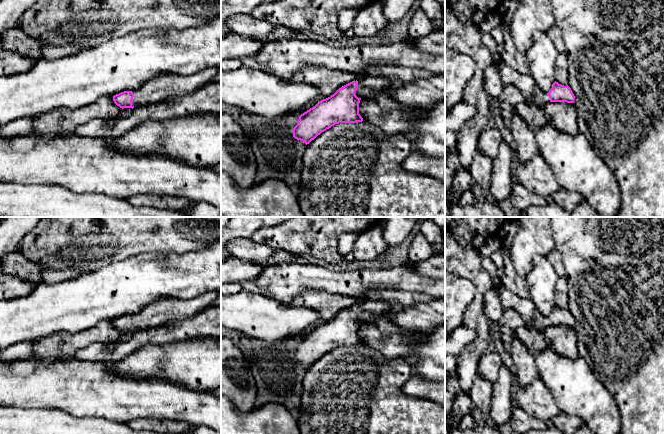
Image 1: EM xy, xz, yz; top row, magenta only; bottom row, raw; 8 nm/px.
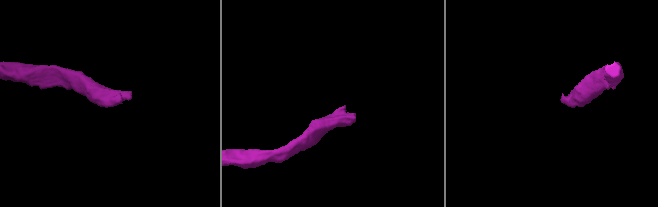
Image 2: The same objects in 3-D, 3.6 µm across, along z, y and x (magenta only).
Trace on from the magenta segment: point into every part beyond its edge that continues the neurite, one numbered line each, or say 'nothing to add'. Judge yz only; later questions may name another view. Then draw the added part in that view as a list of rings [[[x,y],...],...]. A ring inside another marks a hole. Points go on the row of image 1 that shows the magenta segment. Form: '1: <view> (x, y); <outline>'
1: yz (540, 98); [[[537,84],[534,87],[532,102],[540,107],[544,107],[550,102],[550,98],[547,93],[543,92]]]

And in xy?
1: xy (161, 87); [[[212,67],[191,75],[162,74],[148,80],[133,90],[132,106],[146,106],[160,103],[171,96],[185,96],[196,92],[209,83],[221,71]]]

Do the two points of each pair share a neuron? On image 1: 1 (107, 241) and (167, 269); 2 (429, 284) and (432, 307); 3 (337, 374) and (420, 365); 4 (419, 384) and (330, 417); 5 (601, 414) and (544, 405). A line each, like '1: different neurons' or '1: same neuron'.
1: different neurons
2: different neurons
3: different neurons
4: different neurons
5: different neurons

